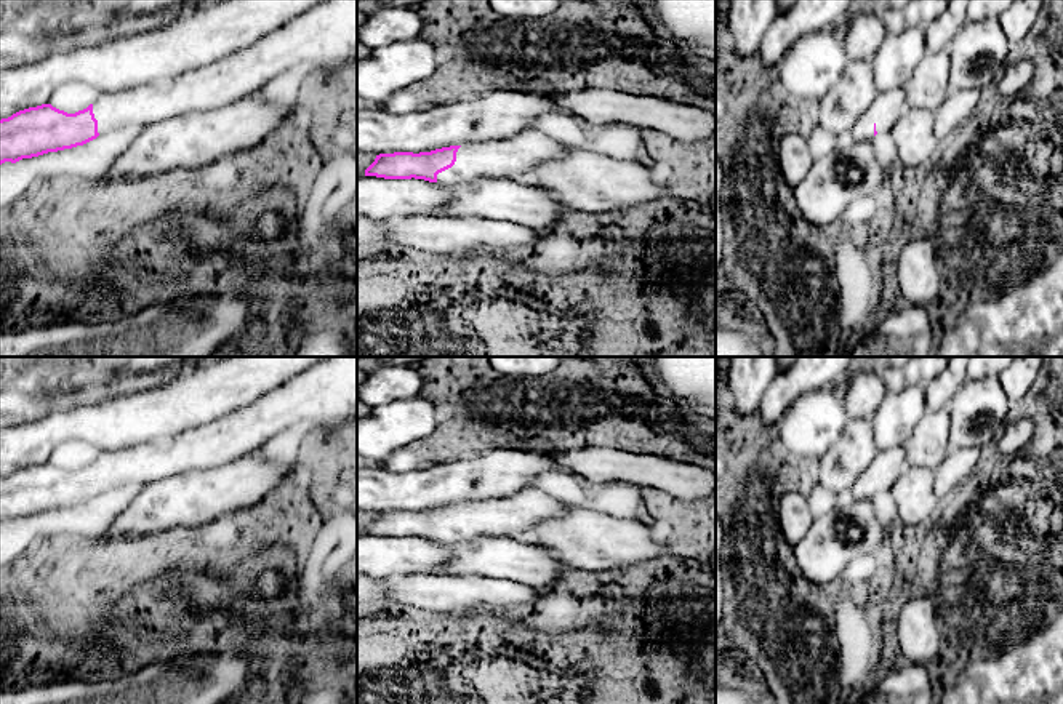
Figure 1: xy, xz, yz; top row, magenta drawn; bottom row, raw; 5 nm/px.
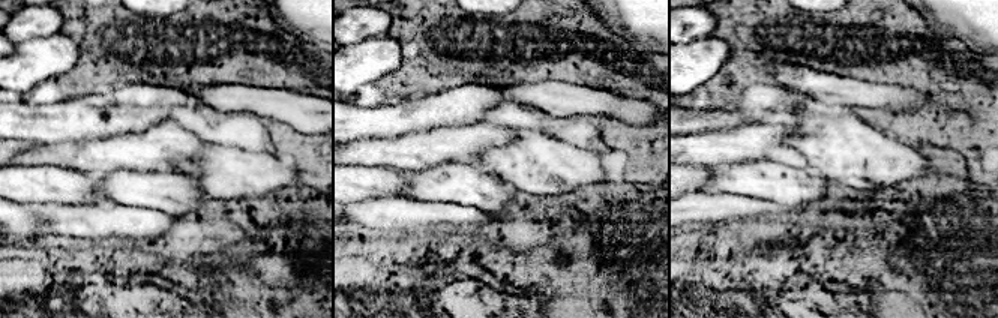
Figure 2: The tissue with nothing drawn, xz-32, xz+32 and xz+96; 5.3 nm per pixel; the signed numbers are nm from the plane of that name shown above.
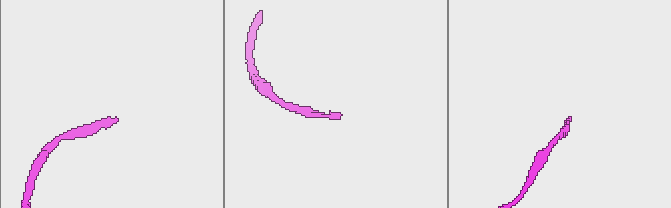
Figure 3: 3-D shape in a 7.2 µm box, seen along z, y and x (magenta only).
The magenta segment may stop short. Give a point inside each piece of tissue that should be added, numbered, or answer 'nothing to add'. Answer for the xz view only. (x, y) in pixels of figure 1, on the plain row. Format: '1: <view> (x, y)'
1: xz (513, 517)

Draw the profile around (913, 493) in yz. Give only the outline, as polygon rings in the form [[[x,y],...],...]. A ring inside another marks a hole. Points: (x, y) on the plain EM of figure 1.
[[[906,467],[895,482],[892,494],[905,526],[929,518],[940,502],[933,490],[933,470],[925,467]]]

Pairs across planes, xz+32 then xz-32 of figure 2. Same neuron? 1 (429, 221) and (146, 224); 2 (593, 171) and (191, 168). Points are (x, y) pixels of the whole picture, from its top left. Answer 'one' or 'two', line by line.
1: one
2: one

